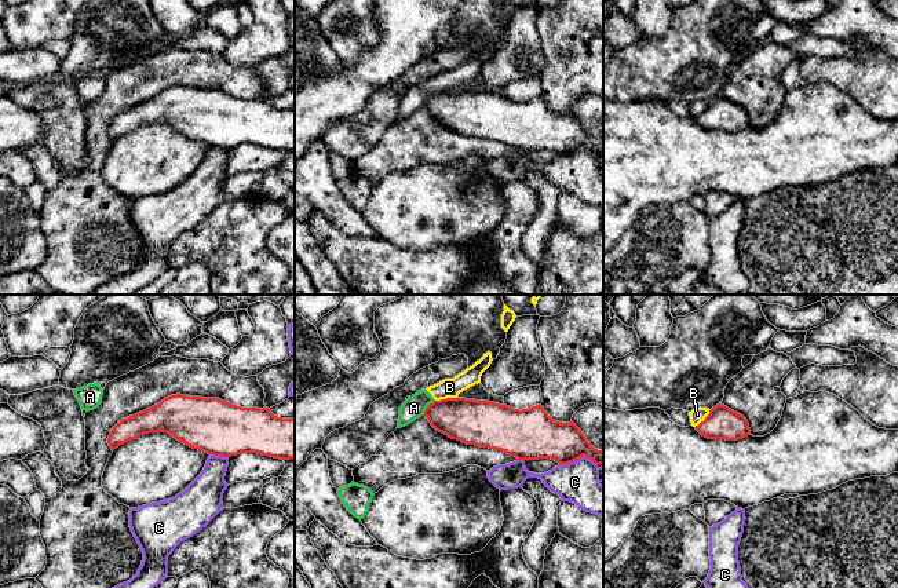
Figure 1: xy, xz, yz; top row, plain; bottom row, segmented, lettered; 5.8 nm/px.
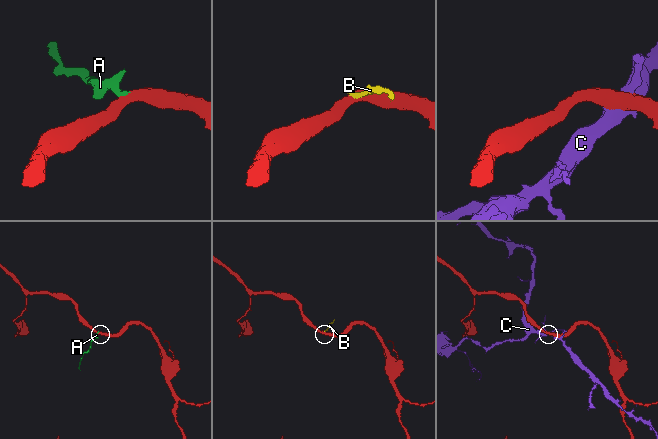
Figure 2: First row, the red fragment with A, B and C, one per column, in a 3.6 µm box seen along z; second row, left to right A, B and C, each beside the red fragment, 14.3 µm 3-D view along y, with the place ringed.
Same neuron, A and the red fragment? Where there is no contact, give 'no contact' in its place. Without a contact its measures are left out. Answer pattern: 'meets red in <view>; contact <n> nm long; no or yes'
meets red in xz; contact 120 nm long; no

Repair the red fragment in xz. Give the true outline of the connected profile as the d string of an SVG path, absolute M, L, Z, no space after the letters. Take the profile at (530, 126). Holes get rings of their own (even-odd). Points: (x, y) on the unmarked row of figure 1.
M446 90L430 95L424 106L431 117L452 131L467 136L501 142L518 151L551 150L559 156L569 156L585 147L596 157L603 156L603 140L595 140L573 114L552 112L541 96L529 101L512 101L489 92L466 90Z

